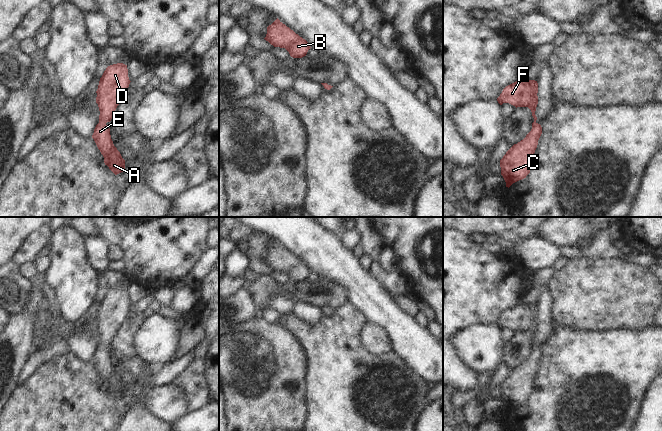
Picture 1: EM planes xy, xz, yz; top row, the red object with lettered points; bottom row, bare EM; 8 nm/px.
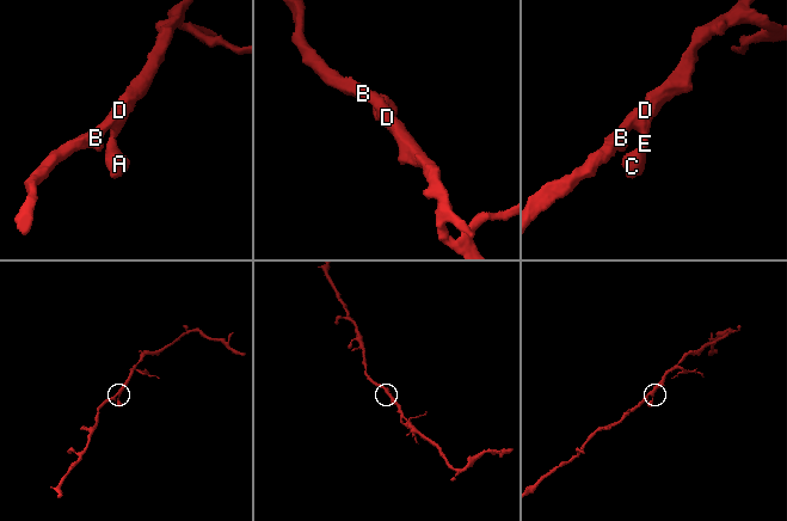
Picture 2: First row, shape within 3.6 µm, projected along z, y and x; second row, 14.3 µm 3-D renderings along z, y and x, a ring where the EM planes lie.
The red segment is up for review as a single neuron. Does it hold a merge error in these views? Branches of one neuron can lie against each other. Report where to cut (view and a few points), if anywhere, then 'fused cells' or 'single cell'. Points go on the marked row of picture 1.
no cut | single cell

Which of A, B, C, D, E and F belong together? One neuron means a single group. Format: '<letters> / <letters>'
A B C D E F

